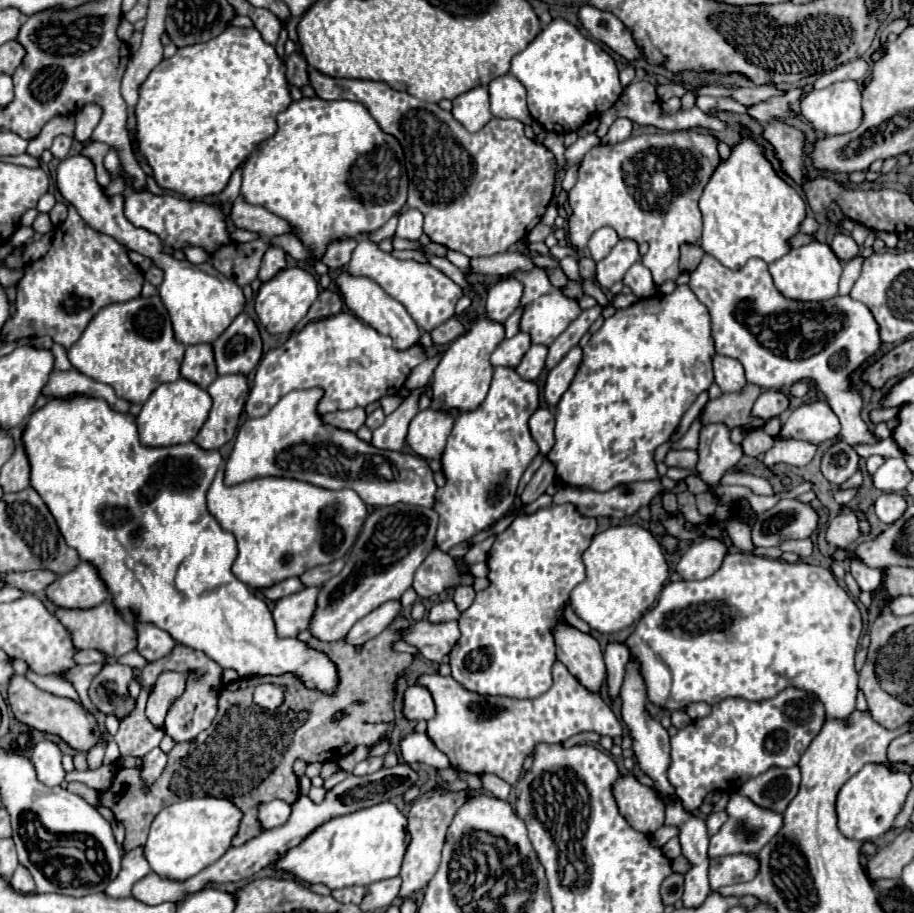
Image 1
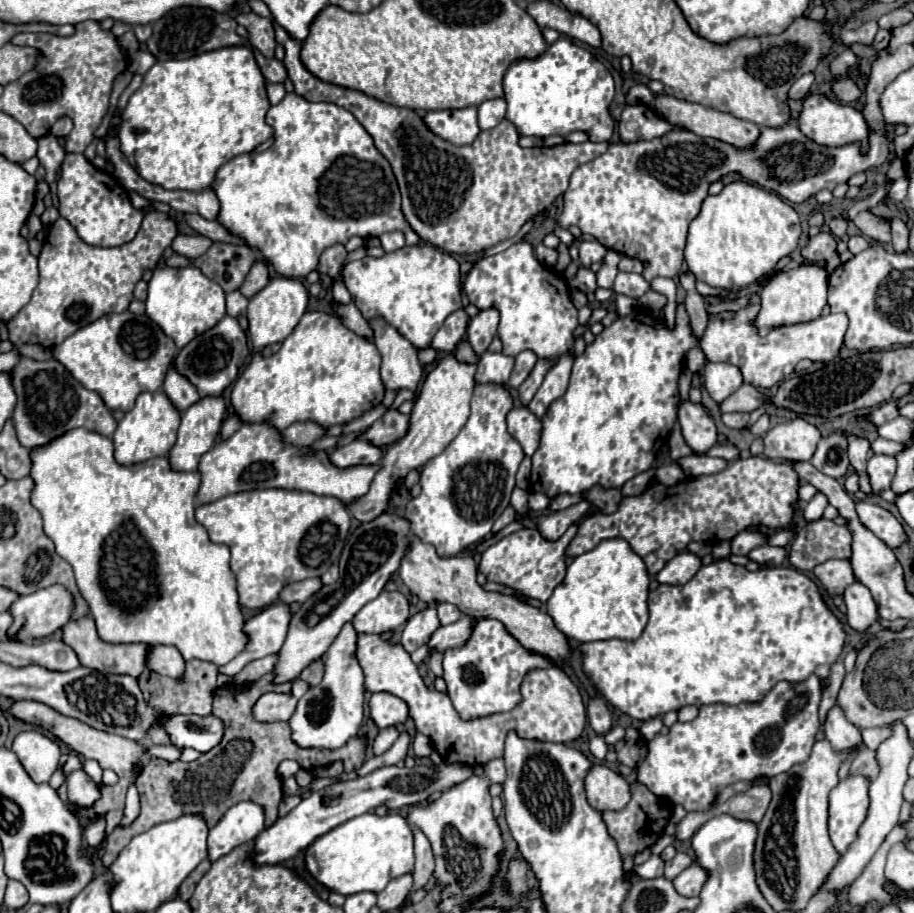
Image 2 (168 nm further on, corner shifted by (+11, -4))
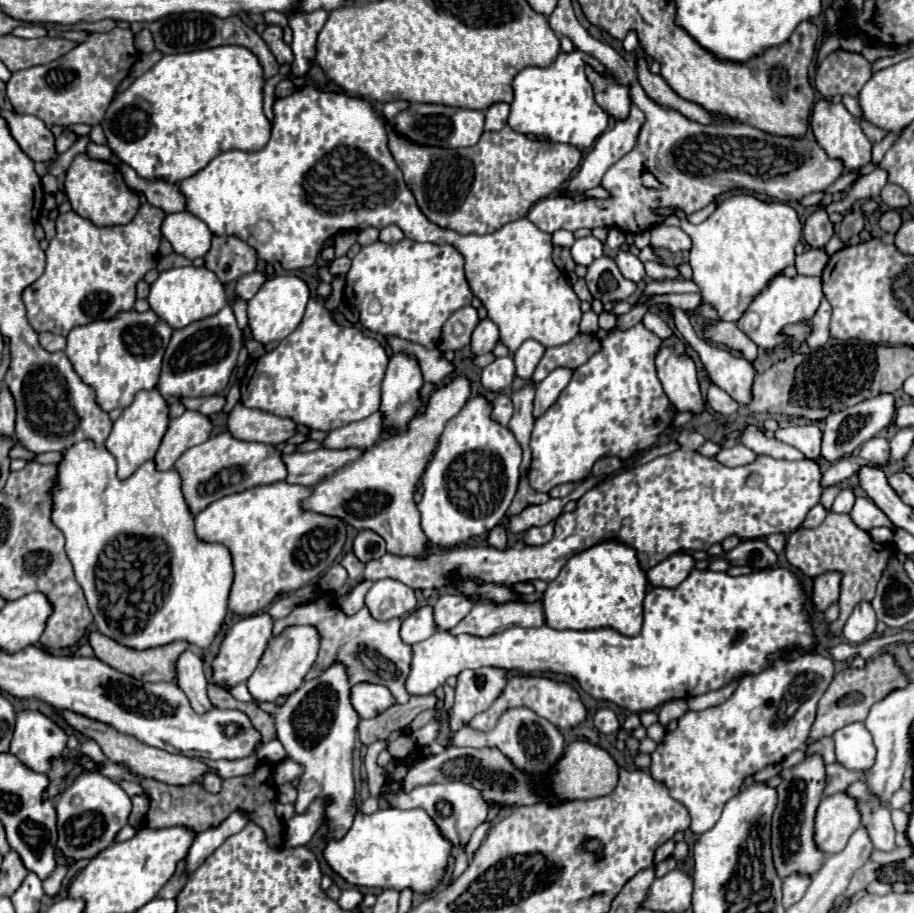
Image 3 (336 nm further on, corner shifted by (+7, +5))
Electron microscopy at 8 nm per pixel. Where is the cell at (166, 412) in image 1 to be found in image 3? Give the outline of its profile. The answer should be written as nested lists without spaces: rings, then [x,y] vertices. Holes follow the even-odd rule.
[[[157,388],[153,390],[145,390],[139,392],[133,400],[131,406],[127,406],[121,416],[117,418],[117,422],[113,424],[113,430],[109,434],[109,438],[105,440],[105,448],[113,454],[113,458],[117,460],[117,476],[119,480],[129,478],[143,462],[151,460],[161,444],[161,438],[165,434],[165,428],[169,424],[169,408],[165,398],[157,392]]]

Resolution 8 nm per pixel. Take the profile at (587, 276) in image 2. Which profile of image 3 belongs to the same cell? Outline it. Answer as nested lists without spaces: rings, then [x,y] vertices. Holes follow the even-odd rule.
[[[601,256],[591,266],[587,266],[585,282],[591,296],[603,304],[627,300],[637,290],[635,282],[623,278],[615,260],[609,256]]]

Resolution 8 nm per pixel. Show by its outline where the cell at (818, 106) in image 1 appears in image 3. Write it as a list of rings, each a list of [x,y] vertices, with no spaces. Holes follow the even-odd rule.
[[[819,100],[815,104],[815,108],[813,108],[811,128],[813,128],[815,140],[827,152],[827,156],[833,158],[833,160],[839,160],[845,170],[855,172],[861,166],[865,166],[865,164],[871,162],[871,142],[863,134],[859,122],[845,110],[843,104],[833,104],[829,100]]]

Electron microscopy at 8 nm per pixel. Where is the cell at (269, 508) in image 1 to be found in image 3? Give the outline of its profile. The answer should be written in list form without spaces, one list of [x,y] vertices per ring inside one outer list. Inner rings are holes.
[[[275,482],[255,486],[239,494],[229,494],[195,516],[195,534],[201,542],[217,542],[229,548],[233,556],[233,586],[229,592],[229,612],[253,616],[263,612],[279,594],[295,592],[335,564],[345,544],[345,522],[303,512],[301,500],[309,488]]]

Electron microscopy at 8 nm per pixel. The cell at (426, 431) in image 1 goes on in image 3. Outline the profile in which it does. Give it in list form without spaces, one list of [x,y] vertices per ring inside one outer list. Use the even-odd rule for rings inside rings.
[[[377,411],[361,421],[331,430],[321,442],[321,446],[331,450],[343,450],[343,448],[367,450],[381,438],[381,428],[383,433],[383,415]]]

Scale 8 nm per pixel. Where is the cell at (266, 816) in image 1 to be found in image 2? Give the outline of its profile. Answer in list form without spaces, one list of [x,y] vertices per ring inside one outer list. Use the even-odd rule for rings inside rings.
[[[241,801],[233,805],[225,817],[209,831],[209,859],[217,861],[235,847],[249,843],[265,829],[265,811],[261,805]]]

